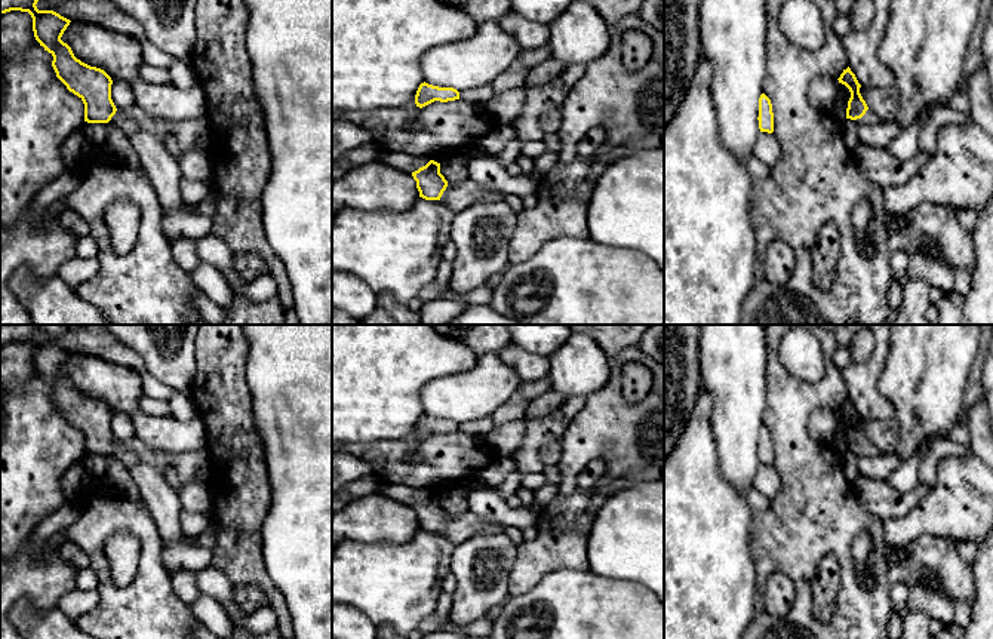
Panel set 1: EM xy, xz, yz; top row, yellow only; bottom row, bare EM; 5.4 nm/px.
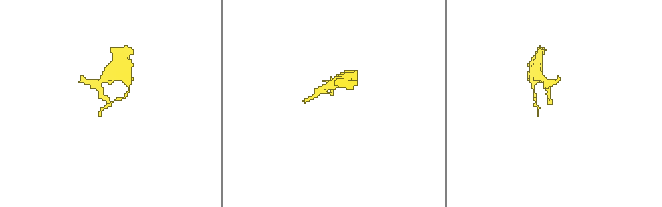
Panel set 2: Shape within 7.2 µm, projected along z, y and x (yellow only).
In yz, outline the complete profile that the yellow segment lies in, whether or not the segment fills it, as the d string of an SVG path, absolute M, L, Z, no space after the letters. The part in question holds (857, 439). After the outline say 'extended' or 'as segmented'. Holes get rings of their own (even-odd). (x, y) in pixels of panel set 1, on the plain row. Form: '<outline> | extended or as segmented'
M849 399L843 402L837 412L851 424L846 440L846 451L854 452L857 457L879 457L882 452L867 439L860 426L861 417Z | extended

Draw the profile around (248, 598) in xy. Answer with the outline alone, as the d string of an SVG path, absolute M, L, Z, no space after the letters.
M234 586L233 596L239 609L248 615L268 606L265 595L255 586Z

